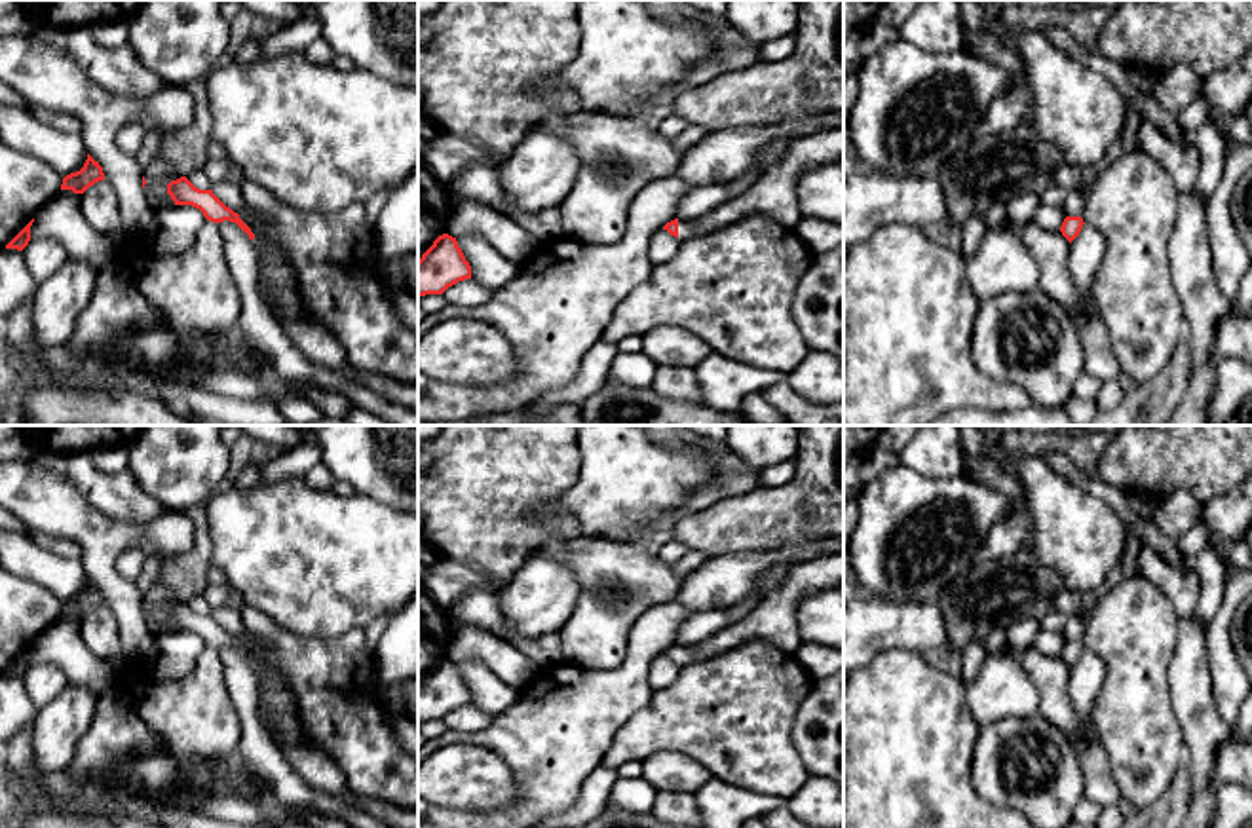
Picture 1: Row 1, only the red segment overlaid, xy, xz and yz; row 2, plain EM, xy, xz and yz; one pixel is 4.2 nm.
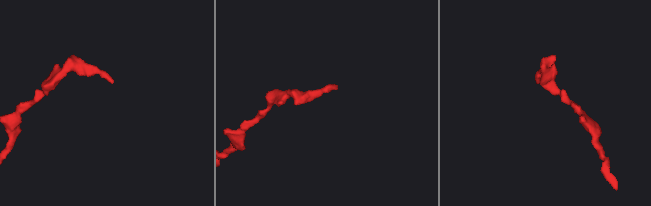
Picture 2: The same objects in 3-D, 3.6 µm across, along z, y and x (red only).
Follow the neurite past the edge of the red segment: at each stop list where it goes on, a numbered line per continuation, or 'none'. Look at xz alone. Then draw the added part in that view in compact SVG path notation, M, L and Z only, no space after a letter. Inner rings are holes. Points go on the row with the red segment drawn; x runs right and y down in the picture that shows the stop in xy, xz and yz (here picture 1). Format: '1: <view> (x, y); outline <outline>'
1: xz (686, 228); outline M678 220L678 239L699 235L699 228L692 220Z

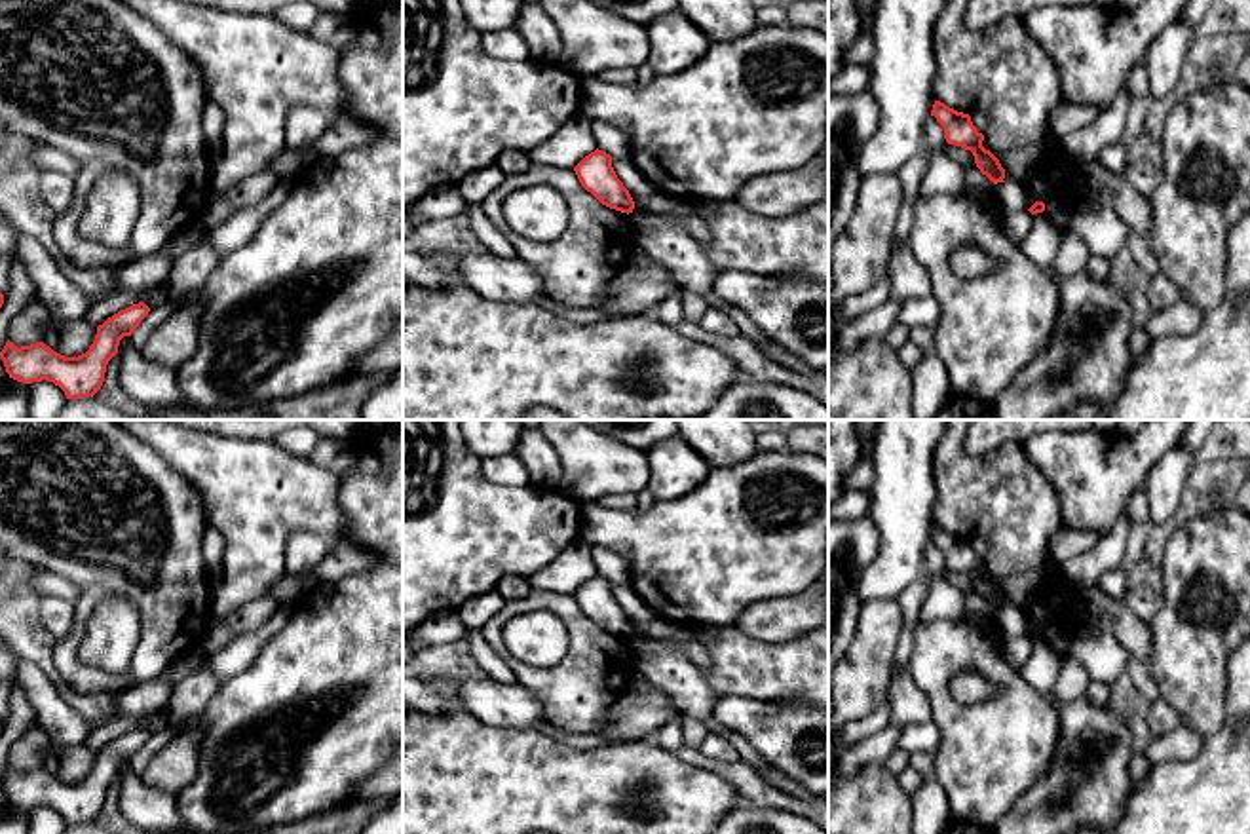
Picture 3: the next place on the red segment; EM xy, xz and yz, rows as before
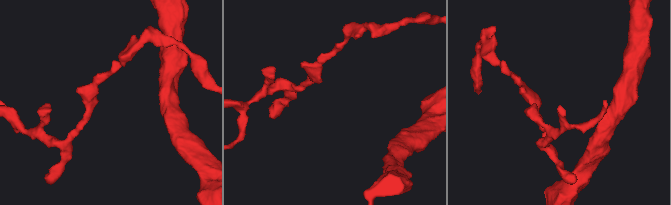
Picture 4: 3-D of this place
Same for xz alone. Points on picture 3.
none

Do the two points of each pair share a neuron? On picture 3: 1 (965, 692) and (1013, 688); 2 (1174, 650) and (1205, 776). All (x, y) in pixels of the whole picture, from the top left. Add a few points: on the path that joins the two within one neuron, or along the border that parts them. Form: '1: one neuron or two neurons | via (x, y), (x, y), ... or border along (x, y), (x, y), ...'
1: two neurons | border along (1000, 688), (996, 694), (975, 703), (954, 700)
2: two neurons | border along (1226, 700), (1224, 724), (1205, 739)

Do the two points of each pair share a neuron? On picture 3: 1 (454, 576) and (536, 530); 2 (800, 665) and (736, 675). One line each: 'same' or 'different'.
1: same
2: same

